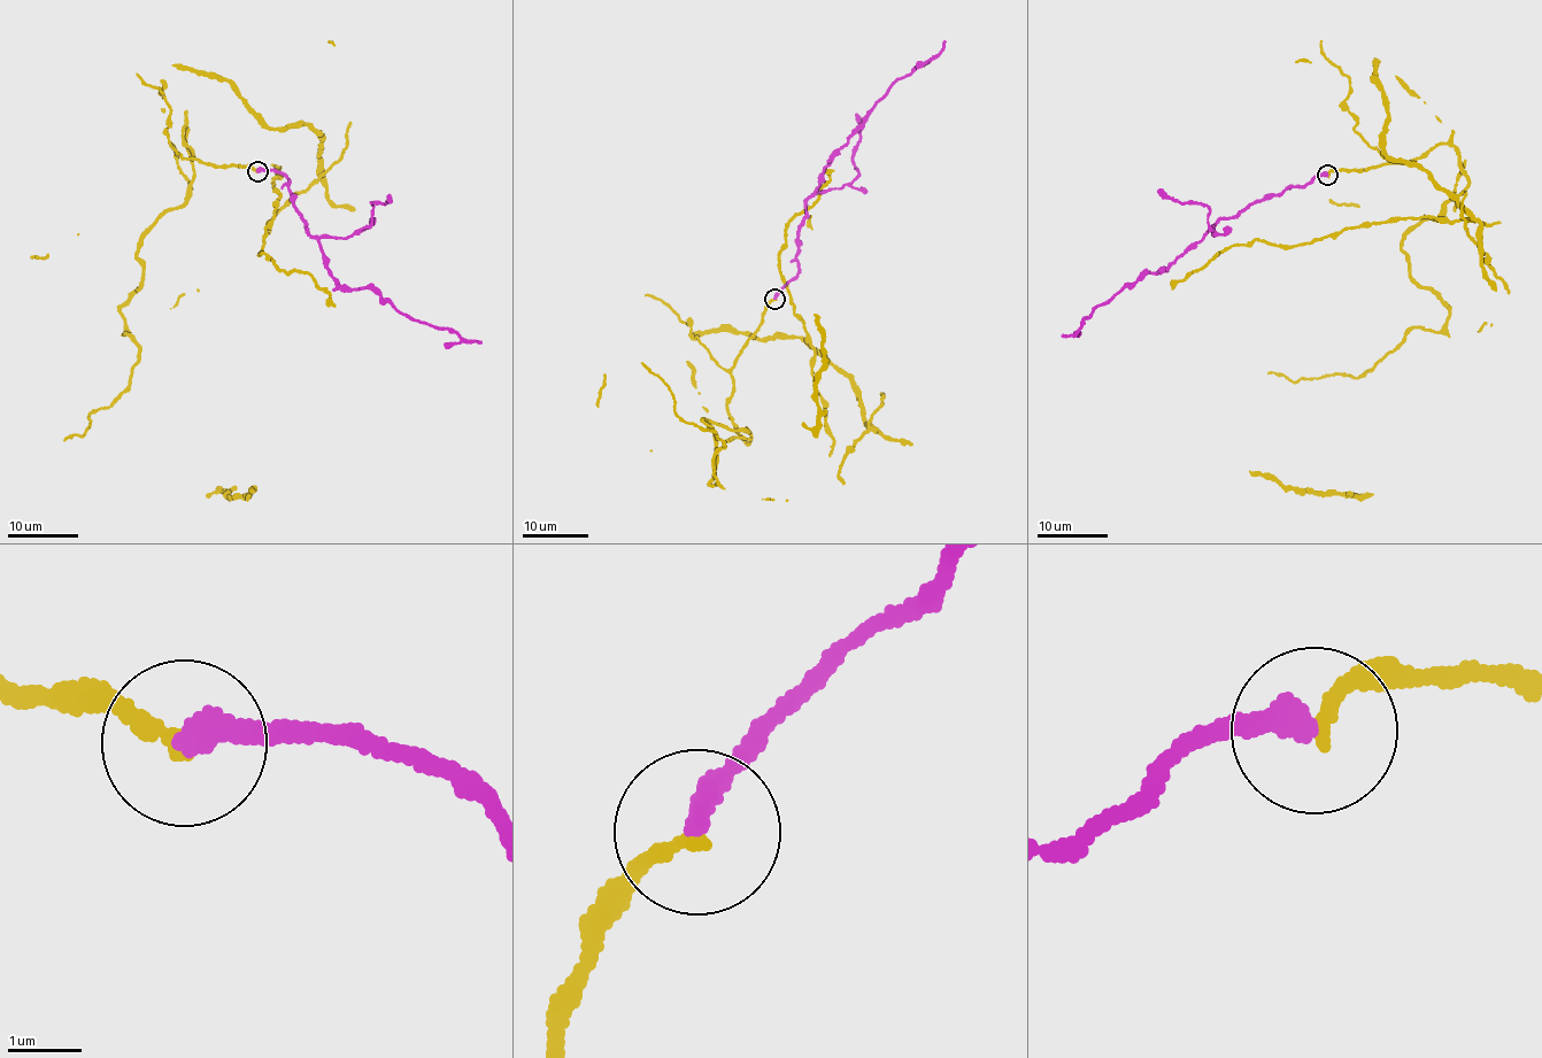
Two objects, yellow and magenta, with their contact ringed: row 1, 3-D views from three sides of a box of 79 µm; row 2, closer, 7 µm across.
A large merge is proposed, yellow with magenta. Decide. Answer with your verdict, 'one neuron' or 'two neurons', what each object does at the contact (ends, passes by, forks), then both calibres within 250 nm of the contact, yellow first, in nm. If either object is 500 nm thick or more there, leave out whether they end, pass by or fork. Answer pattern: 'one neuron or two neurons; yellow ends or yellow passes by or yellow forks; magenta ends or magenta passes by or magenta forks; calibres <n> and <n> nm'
one neuron; yellow ends; magenta ends; calibres 200 and 340 nm

